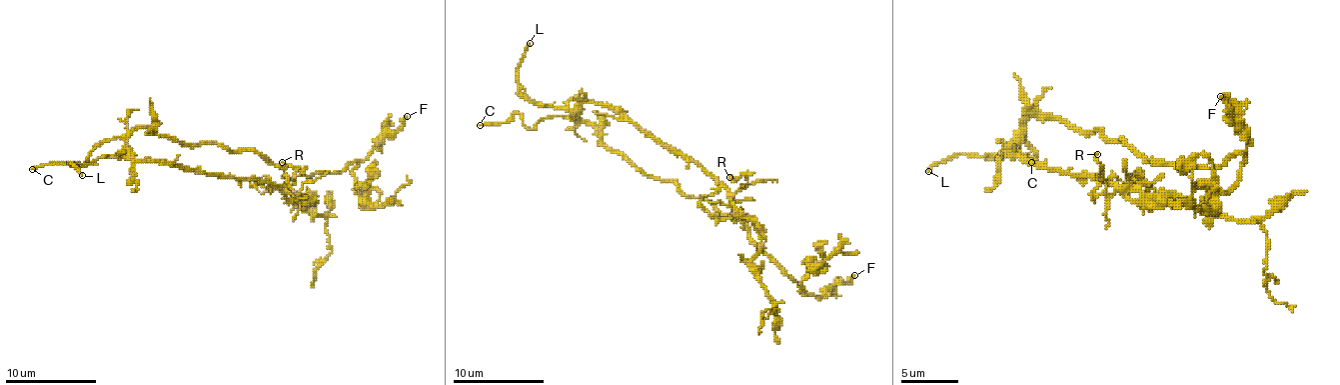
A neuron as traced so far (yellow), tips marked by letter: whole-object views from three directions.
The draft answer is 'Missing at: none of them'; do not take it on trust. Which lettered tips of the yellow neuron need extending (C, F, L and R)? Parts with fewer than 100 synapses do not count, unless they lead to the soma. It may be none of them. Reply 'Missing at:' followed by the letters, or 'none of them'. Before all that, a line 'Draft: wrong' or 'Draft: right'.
Draft: wrong
Missing at: C

